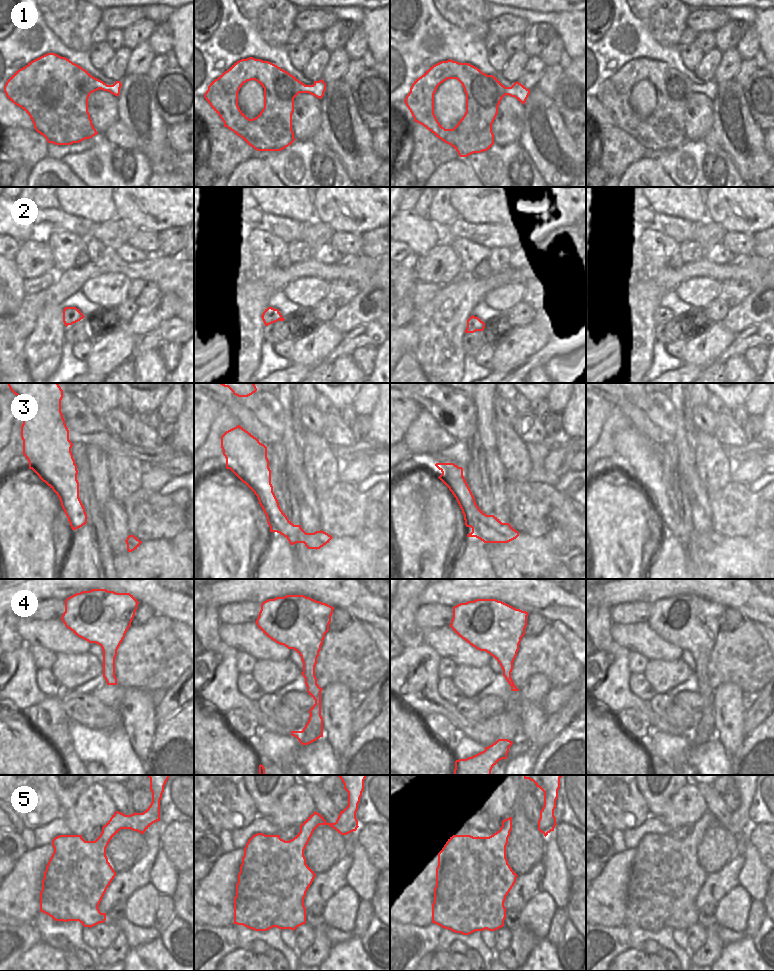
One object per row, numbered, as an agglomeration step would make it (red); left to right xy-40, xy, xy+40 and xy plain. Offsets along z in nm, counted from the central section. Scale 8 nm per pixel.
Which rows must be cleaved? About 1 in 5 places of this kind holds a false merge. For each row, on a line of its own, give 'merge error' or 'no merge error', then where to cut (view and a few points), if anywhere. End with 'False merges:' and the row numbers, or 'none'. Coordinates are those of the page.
1: no merge error; cut none
2: no merge error; cut none
3: no merge error; cut none
4: no merge error; cut none
5: no merge error; cut none
False merges: none

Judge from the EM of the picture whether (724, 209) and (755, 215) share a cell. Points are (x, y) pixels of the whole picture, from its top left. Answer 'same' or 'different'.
same

